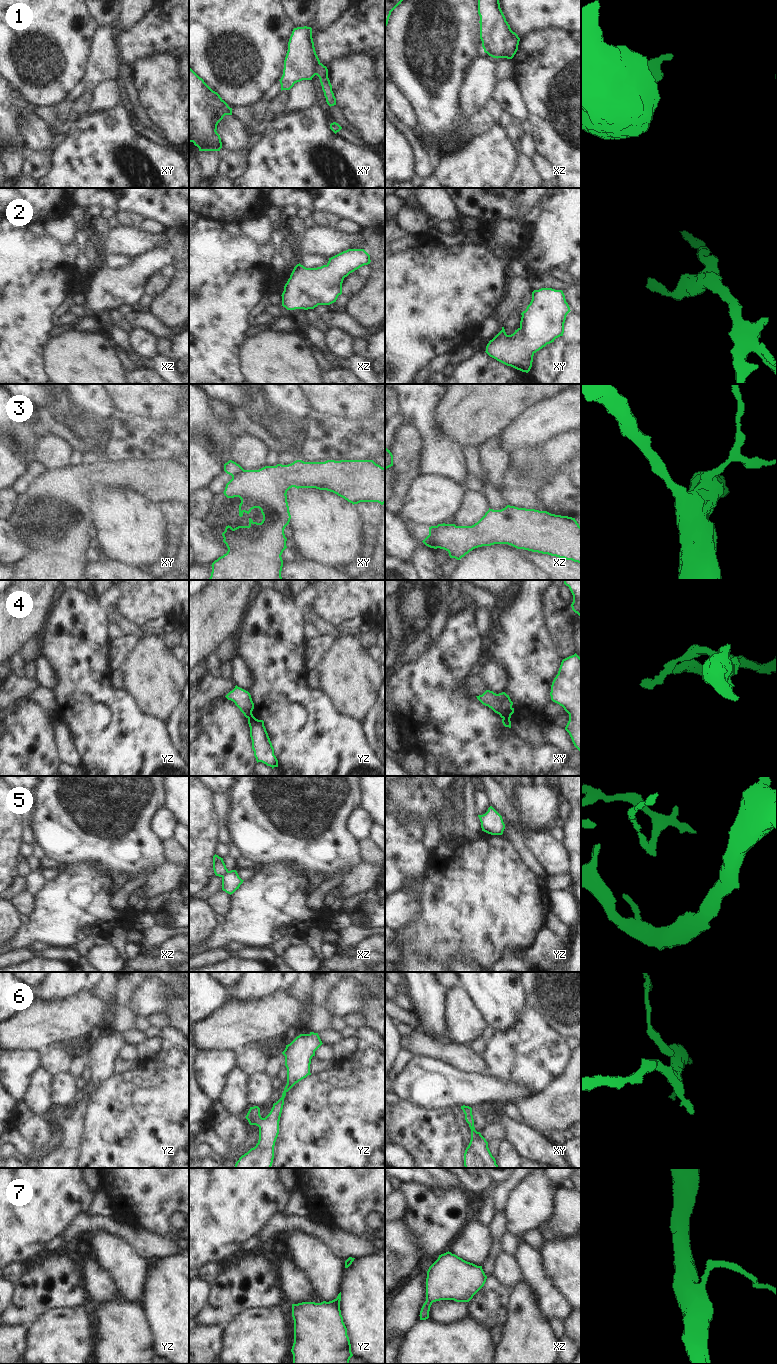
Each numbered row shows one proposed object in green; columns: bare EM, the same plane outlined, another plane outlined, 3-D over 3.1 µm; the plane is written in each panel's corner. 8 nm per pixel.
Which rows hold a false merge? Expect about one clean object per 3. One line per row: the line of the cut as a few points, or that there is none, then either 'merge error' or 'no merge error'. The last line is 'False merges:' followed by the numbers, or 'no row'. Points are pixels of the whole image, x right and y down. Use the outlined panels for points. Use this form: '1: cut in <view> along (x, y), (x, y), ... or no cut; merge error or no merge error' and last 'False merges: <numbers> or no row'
1: cut in xy along (319, 61), (315, 74); merge error
2: no cut; no merge error
3: cut in xy along (244, 470), (232, 477); merge error
4: cut in xy along (503, 717), (509, 718); merge error
5: cut in xz along (228, 871), (221, 876); merge error
6: no cut; no merge error
7: no cut; no merge error
False merges: 1, 3, 4, 5

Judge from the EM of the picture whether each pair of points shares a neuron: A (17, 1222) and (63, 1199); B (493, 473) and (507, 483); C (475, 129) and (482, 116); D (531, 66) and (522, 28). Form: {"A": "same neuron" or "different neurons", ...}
{"A": "same neuron", "B": "different neurons", "C": "same neuron", "D": "different neurons"}

